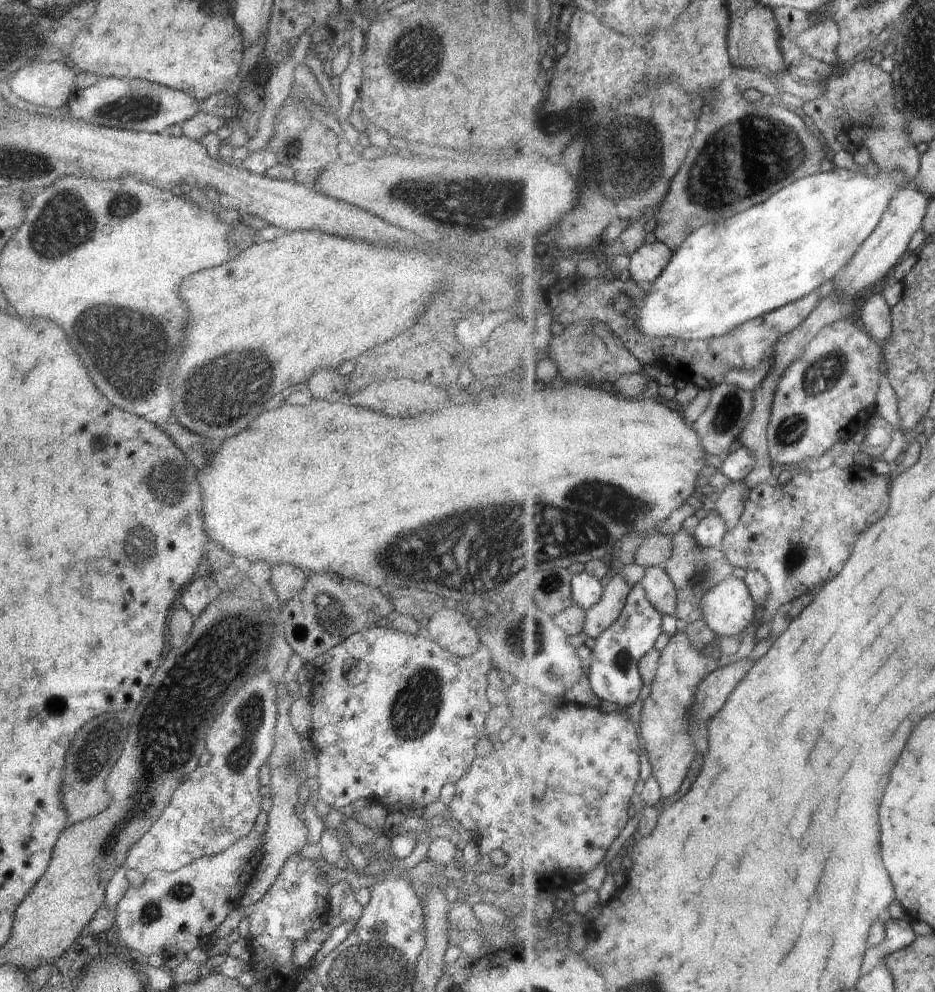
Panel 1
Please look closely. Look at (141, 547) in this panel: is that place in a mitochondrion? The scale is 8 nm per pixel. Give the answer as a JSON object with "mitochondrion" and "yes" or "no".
{"mitochondrion":"yes"}

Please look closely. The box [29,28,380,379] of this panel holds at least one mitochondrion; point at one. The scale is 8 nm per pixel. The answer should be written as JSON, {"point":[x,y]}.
{"point":[138,108]}

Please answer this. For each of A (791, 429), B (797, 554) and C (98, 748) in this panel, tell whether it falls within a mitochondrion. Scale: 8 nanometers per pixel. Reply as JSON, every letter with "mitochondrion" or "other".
{"A":"mitochondrion","B":"mitochondrion","C":"mitochondrion"}

